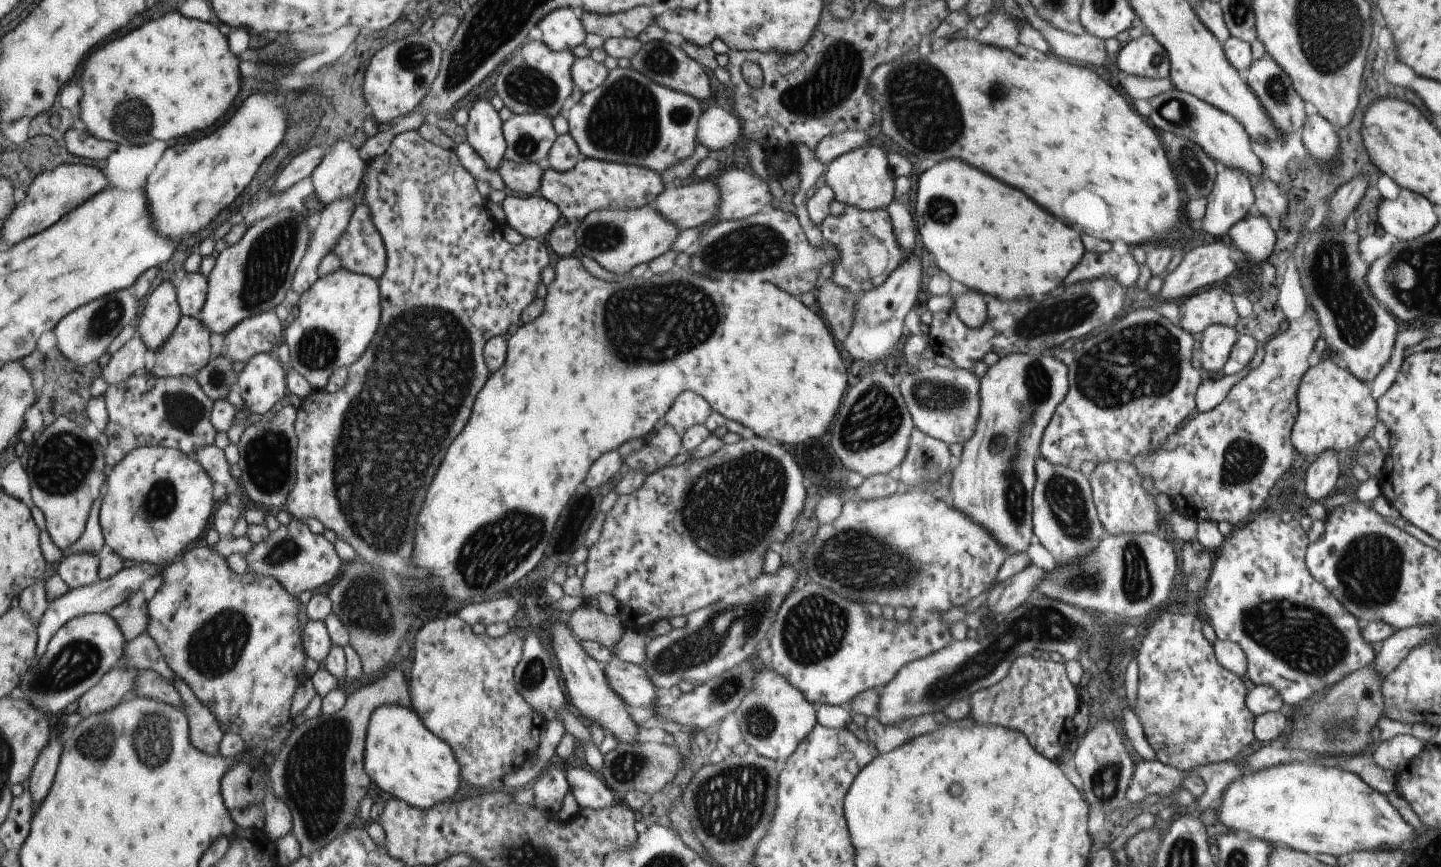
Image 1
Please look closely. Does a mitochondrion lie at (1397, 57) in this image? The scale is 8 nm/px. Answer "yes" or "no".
no

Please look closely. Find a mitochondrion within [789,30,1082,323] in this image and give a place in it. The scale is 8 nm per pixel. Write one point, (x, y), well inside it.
(928, 130)

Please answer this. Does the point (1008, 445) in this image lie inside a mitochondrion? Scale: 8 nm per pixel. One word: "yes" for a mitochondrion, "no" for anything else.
yes

